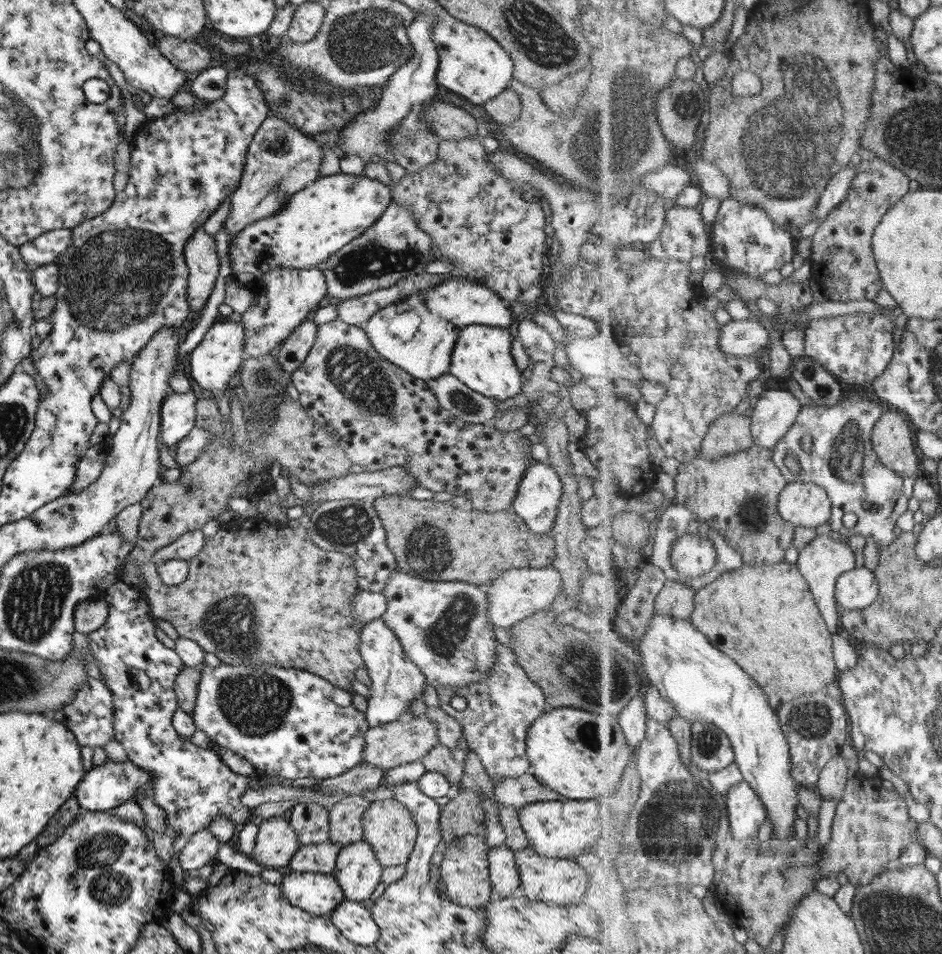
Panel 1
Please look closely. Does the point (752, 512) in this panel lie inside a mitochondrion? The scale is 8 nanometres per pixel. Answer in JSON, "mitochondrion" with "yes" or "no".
{"mitochondrion":"yes"}

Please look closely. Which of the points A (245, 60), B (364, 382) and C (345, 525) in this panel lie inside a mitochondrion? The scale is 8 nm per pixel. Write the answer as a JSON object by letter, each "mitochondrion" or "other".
{"A":"other","B":"mitochondrion","C":"mitochondrion"}

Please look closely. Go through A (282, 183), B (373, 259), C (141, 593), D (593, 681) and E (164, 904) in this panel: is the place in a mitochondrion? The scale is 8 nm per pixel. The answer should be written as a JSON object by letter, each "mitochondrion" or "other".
{"A":"mitochondrion","B":"mitochondrion","C":"other","D":"mitochondrion","E":"other"}

